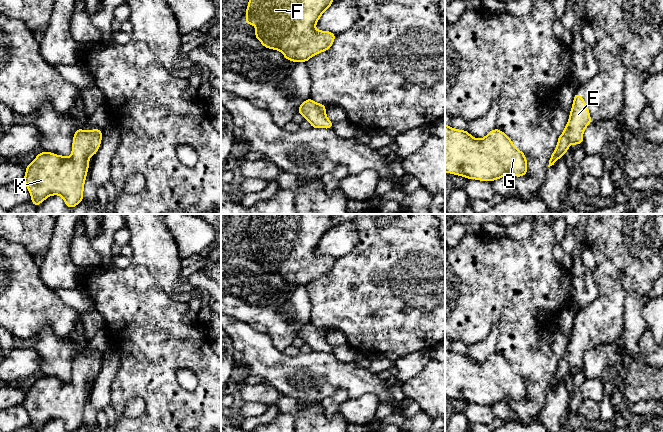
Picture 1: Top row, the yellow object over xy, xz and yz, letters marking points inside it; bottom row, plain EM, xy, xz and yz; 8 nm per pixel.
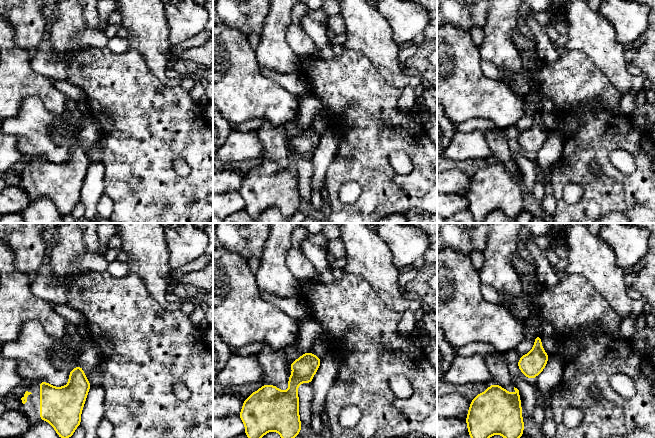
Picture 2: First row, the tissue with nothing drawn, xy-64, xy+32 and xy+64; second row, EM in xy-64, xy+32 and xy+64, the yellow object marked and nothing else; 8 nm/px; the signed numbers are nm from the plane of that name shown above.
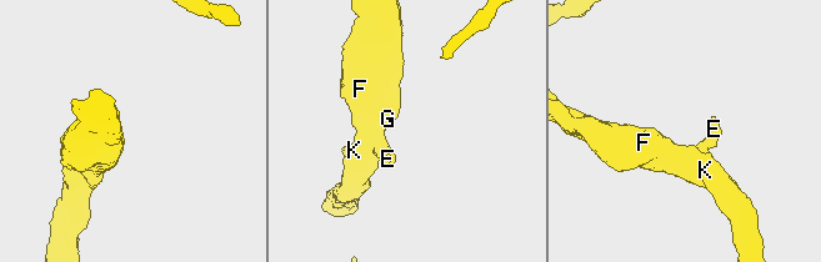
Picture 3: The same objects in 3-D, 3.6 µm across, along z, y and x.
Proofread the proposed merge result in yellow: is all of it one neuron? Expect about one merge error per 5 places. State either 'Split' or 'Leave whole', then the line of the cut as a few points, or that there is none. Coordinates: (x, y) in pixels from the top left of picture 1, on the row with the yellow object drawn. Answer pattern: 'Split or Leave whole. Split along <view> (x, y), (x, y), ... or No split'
Leave whole. No split

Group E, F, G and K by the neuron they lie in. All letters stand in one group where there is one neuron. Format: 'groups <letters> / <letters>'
groups E F G K

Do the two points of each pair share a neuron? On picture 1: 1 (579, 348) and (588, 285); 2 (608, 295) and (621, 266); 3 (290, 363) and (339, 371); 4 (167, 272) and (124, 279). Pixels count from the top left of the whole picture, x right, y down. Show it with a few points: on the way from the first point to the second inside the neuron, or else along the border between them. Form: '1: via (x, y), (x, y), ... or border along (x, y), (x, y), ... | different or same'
1: border along (596, 284), (598, 295), (577, 311) | different
2: via (613, 288), (617, 273) | same
3: via (302, 370), (327, 371) | same
4: border along (132, 263), (143, 265), (166, 293) | different

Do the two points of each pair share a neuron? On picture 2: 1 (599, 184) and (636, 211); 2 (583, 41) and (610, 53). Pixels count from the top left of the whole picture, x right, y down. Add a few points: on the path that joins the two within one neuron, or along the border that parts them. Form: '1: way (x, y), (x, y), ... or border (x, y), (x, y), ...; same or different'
1: border (644, 206), (632, 205), (622, 212); different
2: way (590, 41), (596, 41), (603, 48); same

